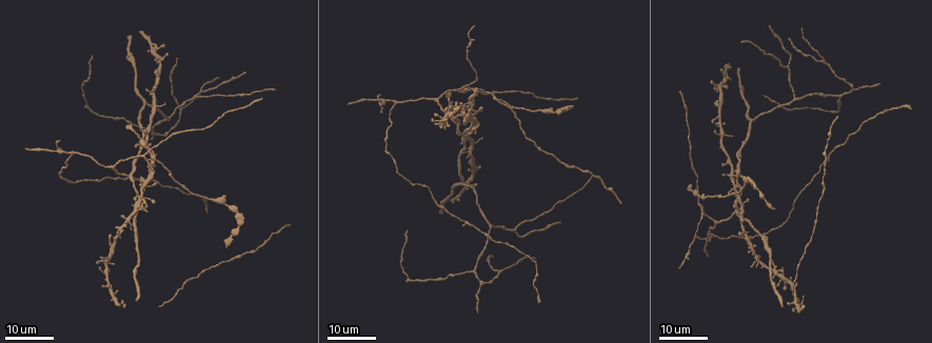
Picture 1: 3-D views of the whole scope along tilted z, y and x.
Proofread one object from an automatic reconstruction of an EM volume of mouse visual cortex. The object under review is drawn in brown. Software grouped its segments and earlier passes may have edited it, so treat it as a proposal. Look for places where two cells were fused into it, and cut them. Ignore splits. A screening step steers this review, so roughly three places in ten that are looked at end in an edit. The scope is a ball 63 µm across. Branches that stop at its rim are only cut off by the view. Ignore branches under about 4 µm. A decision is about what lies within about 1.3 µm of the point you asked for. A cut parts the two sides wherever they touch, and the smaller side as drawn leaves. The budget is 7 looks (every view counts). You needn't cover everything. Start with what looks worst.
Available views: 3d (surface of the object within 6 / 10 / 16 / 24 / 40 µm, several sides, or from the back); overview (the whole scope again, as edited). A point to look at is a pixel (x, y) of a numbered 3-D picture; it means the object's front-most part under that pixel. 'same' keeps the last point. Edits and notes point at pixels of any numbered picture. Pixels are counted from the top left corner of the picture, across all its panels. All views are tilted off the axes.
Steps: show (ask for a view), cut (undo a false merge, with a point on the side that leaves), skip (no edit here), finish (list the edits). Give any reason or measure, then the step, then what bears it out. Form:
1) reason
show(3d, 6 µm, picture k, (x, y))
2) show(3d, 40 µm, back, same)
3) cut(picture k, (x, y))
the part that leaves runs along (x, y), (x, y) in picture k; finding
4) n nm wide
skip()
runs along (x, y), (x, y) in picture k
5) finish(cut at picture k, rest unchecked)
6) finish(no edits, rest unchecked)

three-way junction
show(3d, 24 µm, picture 1, (435, 100))

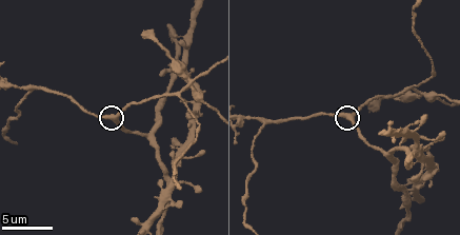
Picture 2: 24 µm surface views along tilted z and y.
zoom in
show(3d, 10 µm, picture 2, (349, 115))

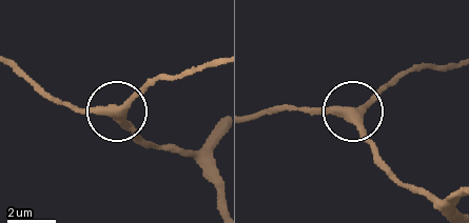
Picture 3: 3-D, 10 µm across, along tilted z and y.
320 nm wide
skip()
runs along (168, 150), (143, 139), (119, 114), (165, 75) in picture 3; one cell here

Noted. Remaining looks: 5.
four-way junction
show(3d, 16 µm, picture 2, (420, 93))

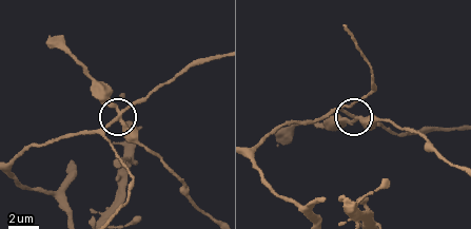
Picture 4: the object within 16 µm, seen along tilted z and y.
4 arms
cut(picture 4, (109, 96))
the part that leaves runs along (119, 117), (161, 156), (195, 203), (213, 217) in picture 4; a second cell is stuck on

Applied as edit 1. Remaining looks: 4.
a fork
show(3d, 24 µm, picture 1, (827, 62))

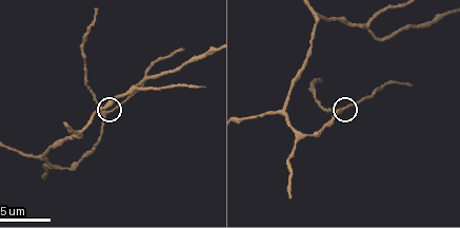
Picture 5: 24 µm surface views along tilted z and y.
show(3d, 10 µm, picture 5, (105, 112))

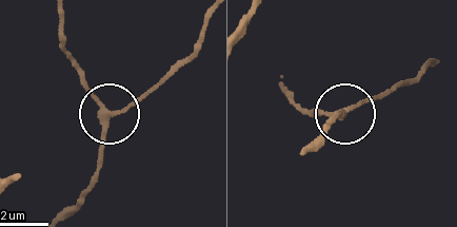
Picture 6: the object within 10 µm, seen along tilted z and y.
skip()
runs along (65, 213), (97, 169), (103, 119), (171, 75) in picture 6; all the same cell

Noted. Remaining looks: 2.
finish(cut at picture 4, rest unchecked)

